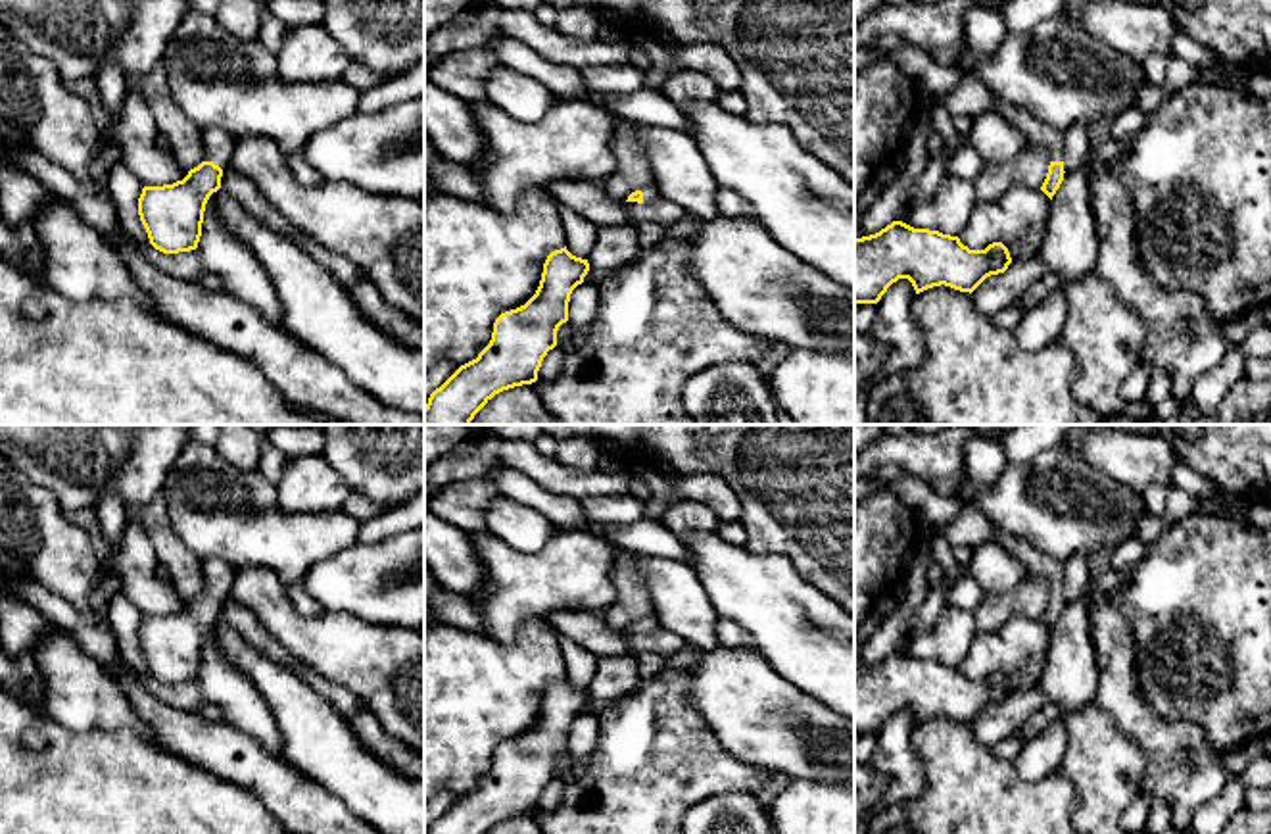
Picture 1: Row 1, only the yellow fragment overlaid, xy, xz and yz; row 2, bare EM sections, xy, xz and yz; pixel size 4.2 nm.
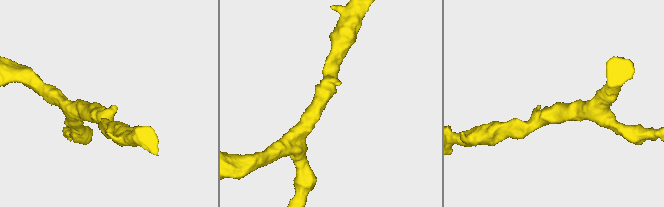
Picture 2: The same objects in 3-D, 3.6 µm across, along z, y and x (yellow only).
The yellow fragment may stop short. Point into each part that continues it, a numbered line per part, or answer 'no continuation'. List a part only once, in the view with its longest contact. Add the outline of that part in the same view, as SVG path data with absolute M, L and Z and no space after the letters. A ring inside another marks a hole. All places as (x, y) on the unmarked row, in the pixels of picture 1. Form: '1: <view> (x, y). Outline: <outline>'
1: xy (219, 577). Outline: M217 557L204 561L204 576L204 592L213 592L221 600L225 600L230 594L234 582L234 569L228 567L225 561Z

